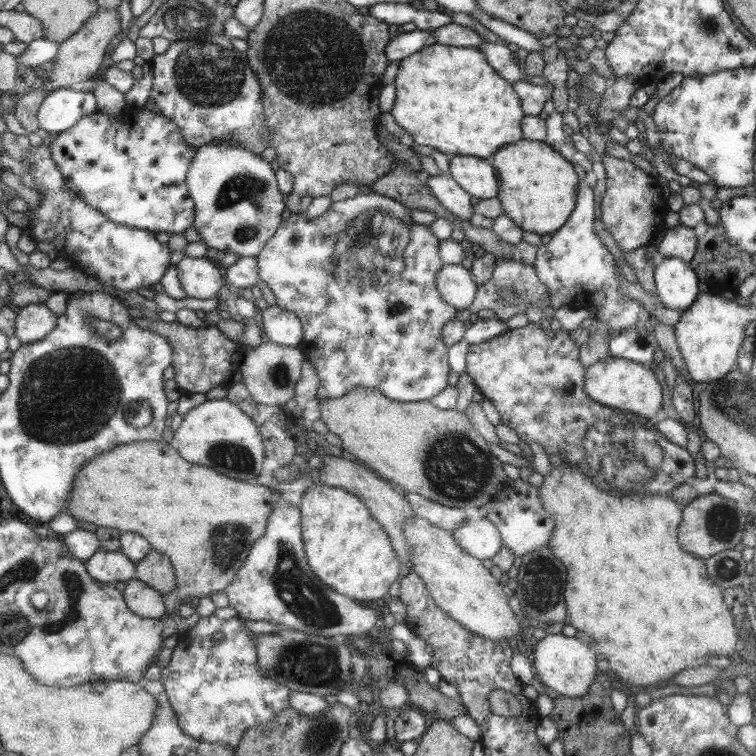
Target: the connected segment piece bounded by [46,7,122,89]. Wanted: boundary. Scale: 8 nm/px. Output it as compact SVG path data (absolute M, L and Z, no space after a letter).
M98 7L98 11L61 45L60 53L52 68L52 74L48 74L49 78L46 81L53 88L58 89L59 87L73 88L77 82L85 82L85 78L91 78L97 72L99 64L104 62L103 56L105 56L109 42L113 42L121 34L120 30L122 29L119 26L117 7L110 9Z

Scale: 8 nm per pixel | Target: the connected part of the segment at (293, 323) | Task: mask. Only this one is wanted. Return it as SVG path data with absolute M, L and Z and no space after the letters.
M276 305L261 311L259 324L271 343L284 347L297 347L302 340L300 321L292 312L283 310Z

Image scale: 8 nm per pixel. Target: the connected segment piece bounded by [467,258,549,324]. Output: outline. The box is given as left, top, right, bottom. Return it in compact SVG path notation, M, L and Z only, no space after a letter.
M513 258L513 260L496 260L489 281L476 287L474 300L467 309L472 315L480 309L490 310L494 312L496 319L504 324L513 314L523 314L528 309L527 305L540 309L548 307L547 289L539 282L532 265L525 266Z

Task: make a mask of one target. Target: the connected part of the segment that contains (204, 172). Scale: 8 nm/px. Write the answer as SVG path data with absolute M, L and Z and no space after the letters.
M229 141L213 142L196 147L193 160L186 175L186 184L191 200L194 203L193 225L199 234L200 241L207 248L226 253L234 253L238 257L257 257L262 246L270 240L270 236L278 230L281 222L283 196L275 184L276 176L260 153L254 153Z

